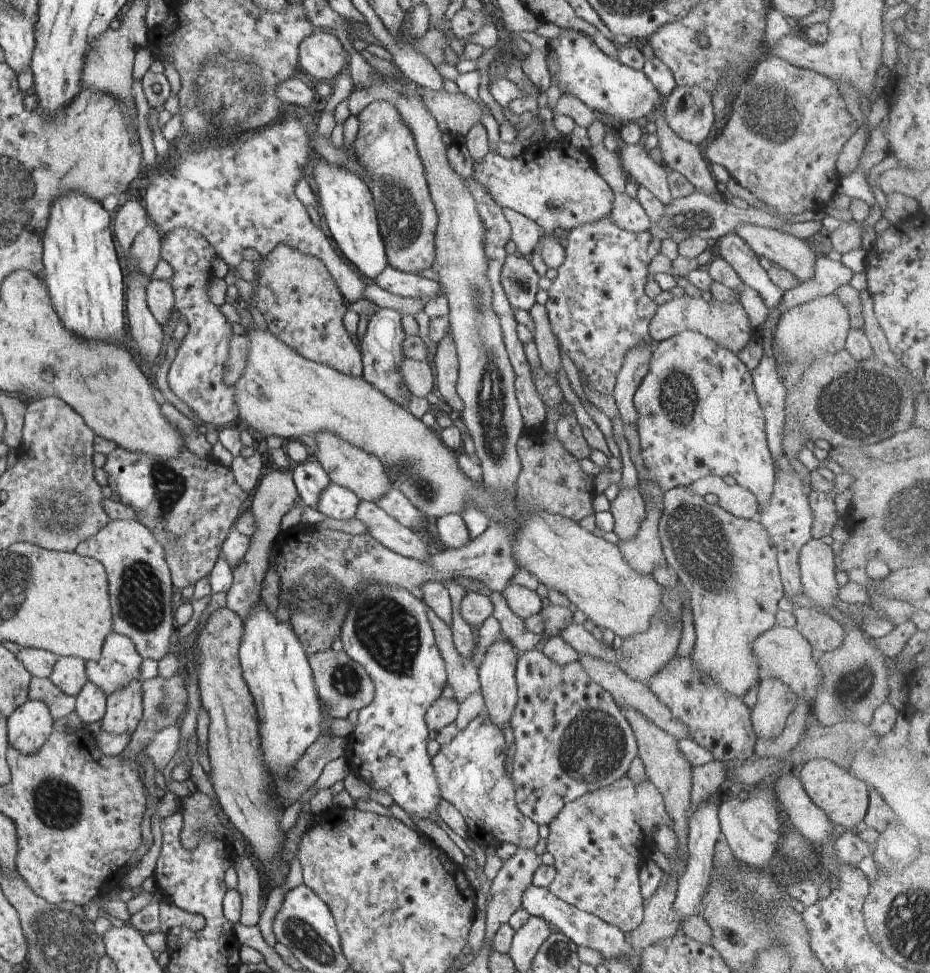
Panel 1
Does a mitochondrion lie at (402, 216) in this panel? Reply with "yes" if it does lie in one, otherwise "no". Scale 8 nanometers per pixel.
yes

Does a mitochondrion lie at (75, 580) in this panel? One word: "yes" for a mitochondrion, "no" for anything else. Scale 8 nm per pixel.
no

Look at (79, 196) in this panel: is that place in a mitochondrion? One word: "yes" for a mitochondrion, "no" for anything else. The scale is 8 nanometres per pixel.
no

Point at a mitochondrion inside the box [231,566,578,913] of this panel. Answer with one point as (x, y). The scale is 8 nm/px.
(384, 627)

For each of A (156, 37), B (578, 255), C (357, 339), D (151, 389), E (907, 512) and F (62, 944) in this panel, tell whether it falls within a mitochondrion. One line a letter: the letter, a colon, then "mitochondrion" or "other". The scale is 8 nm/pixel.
A: other
B: other
C: other
D: other
E: mitochondrion
F: mitochondrion

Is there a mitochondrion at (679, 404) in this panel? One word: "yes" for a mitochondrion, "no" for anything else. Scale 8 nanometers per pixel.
yes

